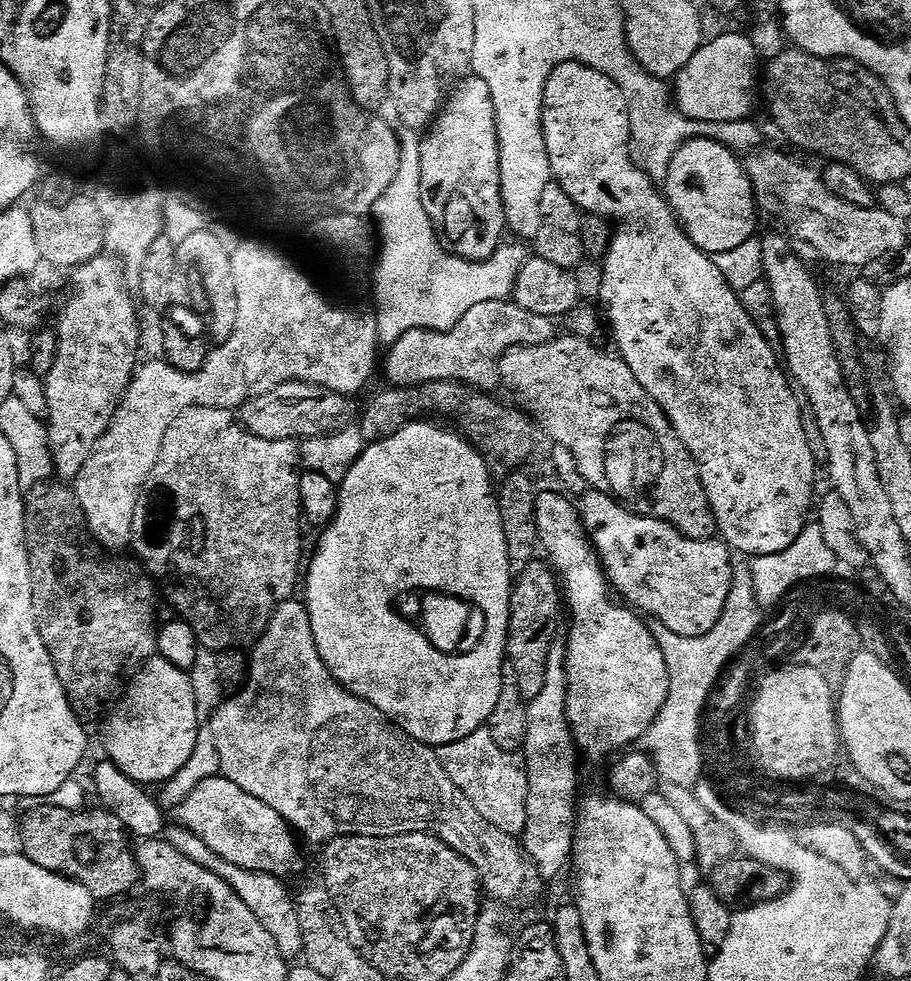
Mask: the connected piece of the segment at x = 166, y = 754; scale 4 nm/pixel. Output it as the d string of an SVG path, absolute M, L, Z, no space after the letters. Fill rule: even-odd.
M159 654L136 668L107 720L104 728L107 759L134 783L145 786L167 784L187 764L202 738L202 721L189 673Z

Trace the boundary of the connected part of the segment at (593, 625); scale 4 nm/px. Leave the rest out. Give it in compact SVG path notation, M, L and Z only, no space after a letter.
M541 491L537 495L536 525L540 535L540 548L545 552L543 555L547 563L558 573L562 596L566 601L566 612L567 615L568 612L572 615L564 657L564 670L568 673L566 714L579 755L600 760L611 752L619 753L635 745L632 744L635 740L636 743L643 741L648 727L654 722L654 718L658 718L666 702L670 678L666 658L654 638L651 627L631 607L623 603L615 604L607 596L607 592L610 592L608 577L604 574L604 565L600 563L600 557L596 555L592 541L584 531L584 522L580 519L577 505L567 495L556 492Z

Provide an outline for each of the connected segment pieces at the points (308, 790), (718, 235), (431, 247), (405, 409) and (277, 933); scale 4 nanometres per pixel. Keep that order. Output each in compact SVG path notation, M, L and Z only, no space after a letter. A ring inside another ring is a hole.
M293 598L276 605L275 612L268 620L267 628L260 633L251 649L253 652L250 652L248 683L231 698L225 699L212 713L210 743L217 750L220 759L220 772L226 778L230 778L230 782L234 782L234 786L242 786L242 790L246 790L246 794L254 794L254 798L262 798L262 802L266 802L266 806L278 810L278 814L282 814L282 818L286 818L286 822L292 825L293 829L305 841L307 841L306 839L313 840L317 846L334 840L337 836L382 838L383 836L401 836L407 832L428 832L432 836L437 836L442 842L446 842L446 846L450 846L458 854L462 854L462 858L466 858L476 867L476 873L480 876L483 891L487 895L489 892L494 899L501 900L504 904L524 904L527 900L534 899L543 888L546 888L546 884L540 879L535 866L524 855L523 843L517 837L506 834L492 824L488 824L486 818L482 818L482 814L478 814L478 810L474 810L474 802L470 802L470 798L466 798L466 794L462 794L462 790L458 790L458 786L454 786L450 774L446 774L437 749L410 738L410 734L403 732L395 722L384 716L382 710L378 710L378 706L350 694L336 681L334 674L330 674L326 662L322 662L322 654L318 654L318 646L314 642L314 630L310 626L308 609L301 601L300 604L298 601L299 599Z
M691 140L683 144L670 162L668 178L662 188L673 213L694 242L694 246L698 246L713 258L718 254L726 254L726 250L735 250L737 246L742 246L742 242L751 240L757 235L758 205L756 193L753 192L748 177L748 169L745 161L726 144L720 144L716 140Z
M403 126L396 128L396 137L400 143L400 161L398 174L394 174L394 182L390 182L390 190L378 198L374 209L374 217L380 223L380 265L376 268L376 331L385 345L392 345L410 330L425 328L449 332L470 310L470 306L478 306L478 302L494 302L509 299L516 285L522 266L530 259L523 243L501 243L499 250L489 260L463 260L453 256L436 235L436 227L426 214L424 204L420 201L422 194L422 154L420 153L421 133Z
M453 380L442 382L430 382L419 384L413 388L397 388L395 386L385 387L385 392L380 392L364 408L364 417L358 420L358 427L362 438L366 442L385 440L390 434L398 434L409 422L419 421L427 412L433 412L436 416L452 416L457 429L462 433L465 440L476 448L477 454L486 462L488 473L494 478L503 478L512 472L521 471L525 467L524 459L532 452L532 428L534 421L527 412L519 407L507 408L499 404L495 395L489 394L481 389L474 388L470 384L459 384Z
M169 827L166 839L169 844L174 846L174 850L178 850L178 854L190 858L190 862L198 862L198 866L221 876L236 891L238 898L242 898L242 902L246 902L246 906L250 906L250 914L254 914L254 918L258 918L258 922L262 922L262 926L266 926L266 930L270 930L270 938L274 938L274 942L280 953L284 955L285 960L296 962L301 959L304 943L302 942L302 932L298 922L294 896L291 891L288 893L280 885L283 883L278 882L277 877L265 872L242 870L238 866L218 858L218 854L214 854L214 850L210 850L210 846L206 846L206 842L202 838L198 838L185 828Z

